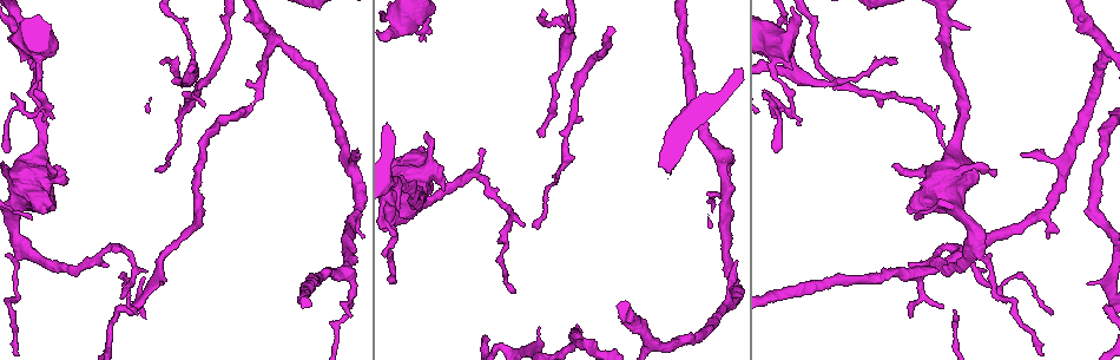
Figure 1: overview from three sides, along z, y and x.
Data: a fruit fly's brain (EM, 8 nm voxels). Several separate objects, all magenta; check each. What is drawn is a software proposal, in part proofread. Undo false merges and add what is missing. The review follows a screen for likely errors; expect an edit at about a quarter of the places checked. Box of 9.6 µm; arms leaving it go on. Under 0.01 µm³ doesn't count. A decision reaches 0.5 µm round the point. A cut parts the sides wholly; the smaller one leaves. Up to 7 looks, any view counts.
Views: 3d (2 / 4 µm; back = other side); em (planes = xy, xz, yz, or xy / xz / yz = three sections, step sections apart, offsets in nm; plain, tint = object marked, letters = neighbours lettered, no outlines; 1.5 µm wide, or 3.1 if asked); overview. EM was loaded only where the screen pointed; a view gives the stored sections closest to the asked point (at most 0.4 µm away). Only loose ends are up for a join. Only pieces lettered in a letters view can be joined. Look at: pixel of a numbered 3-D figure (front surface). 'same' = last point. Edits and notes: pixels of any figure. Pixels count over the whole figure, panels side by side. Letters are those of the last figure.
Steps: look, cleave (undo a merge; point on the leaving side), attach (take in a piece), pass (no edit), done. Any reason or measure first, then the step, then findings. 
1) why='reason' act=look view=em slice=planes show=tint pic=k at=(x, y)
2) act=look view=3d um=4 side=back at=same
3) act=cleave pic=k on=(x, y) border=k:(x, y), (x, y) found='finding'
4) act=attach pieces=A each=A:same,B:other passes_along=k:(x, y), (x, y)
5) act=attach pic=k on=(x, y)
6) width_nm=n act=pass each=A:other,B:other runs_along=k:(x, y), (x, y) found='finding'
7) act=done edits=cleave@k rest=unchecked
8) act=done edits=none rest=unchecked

why='sudden change in width' act=look view=em slice=yz step=8 show=tint pic=1 at=(428, 168)

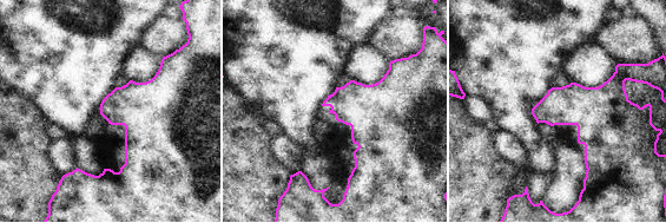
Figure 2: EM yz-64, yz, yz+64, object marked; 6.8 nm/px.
why='cut it another way' act=look view=em slice=planes show=letters at=same

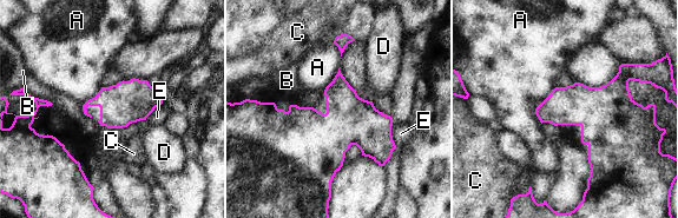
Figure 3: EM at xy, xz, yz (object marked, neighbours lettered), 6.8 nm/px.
longest_contact=A:260nm act=pass each=A:other,B:other,C:other,D:other,E:other border=3:(555, 87), (535, 108), (540, 123) found='one neuron here'

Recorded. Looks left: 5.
why='an open end' act=look view=em slice=planes show=letters pic=1 at=(969, 28)

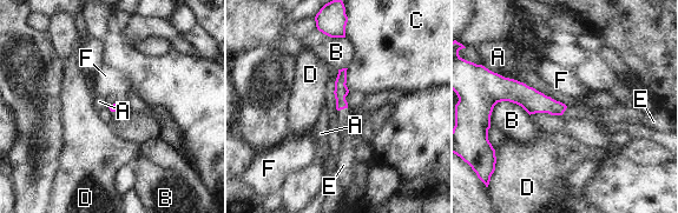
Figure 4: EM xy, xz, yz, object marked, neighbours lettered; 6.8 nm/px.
act=attach pieces=E each=A:other,B:other,C:other,D:other,E:same,F:other passes_along=4:(341, 91), (342, 108), (342, 117) found='the neuron continues'

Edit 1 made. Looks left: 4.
why='branch point' act=look view=em slice=xy step=8 show=tint pic=1 at=(786, 108)

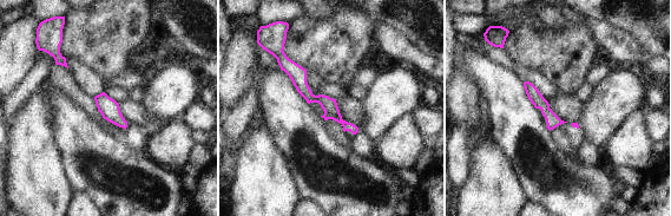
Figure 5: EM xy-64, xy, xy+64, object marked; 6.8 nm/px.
act=look view=em slice=planes show=letters at=same

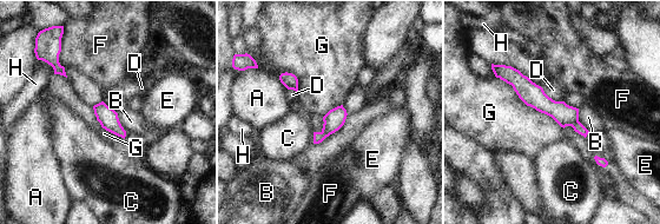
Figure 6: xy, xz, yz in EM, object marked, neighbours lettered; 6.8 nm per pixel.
act=cleave pic=6 on=(563, 114) each=A:other,B:other,C:other,D:other,E:other,F:other,G:other,H:other part_leaving=6:(495, 68), (575, 118) found='a second neuron is stuck on'

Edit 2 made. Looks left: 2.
act=done edits=attach@4,cleave@6 rest=unchecked

